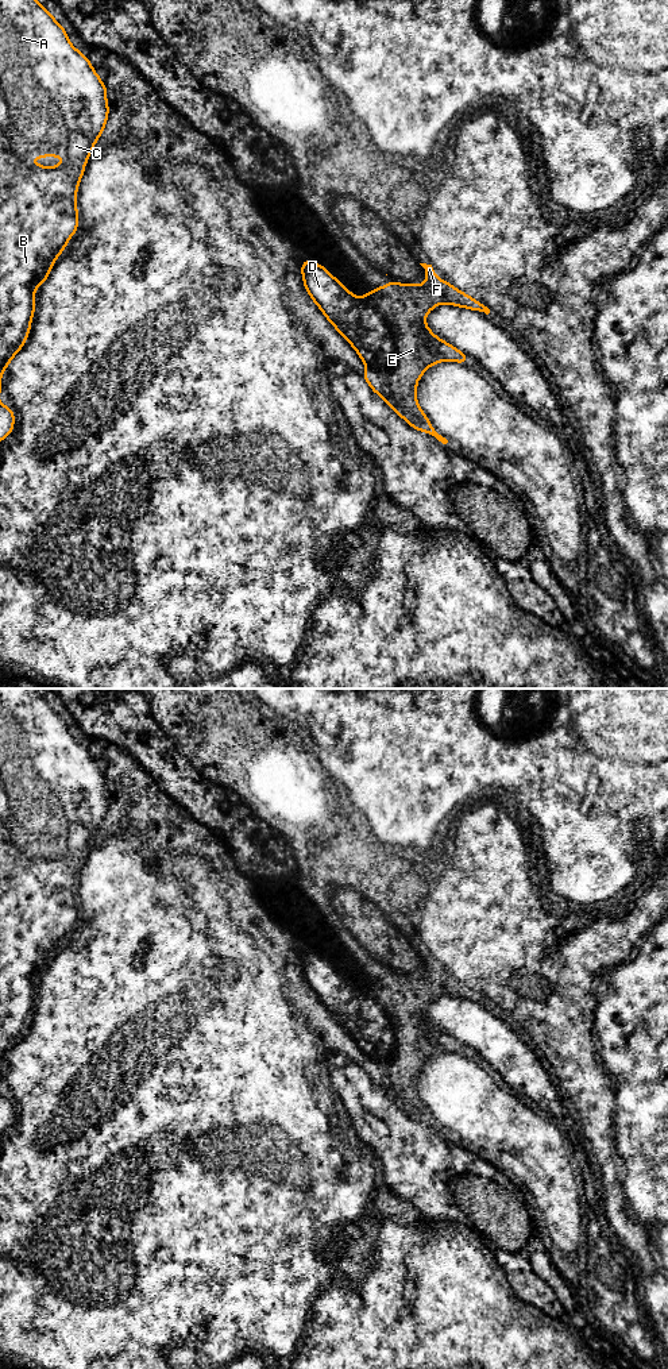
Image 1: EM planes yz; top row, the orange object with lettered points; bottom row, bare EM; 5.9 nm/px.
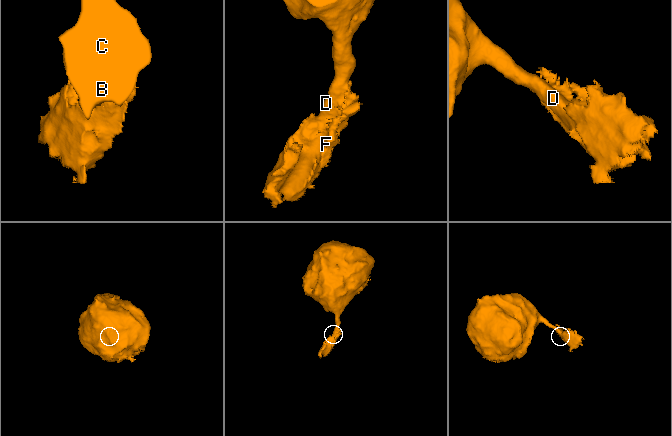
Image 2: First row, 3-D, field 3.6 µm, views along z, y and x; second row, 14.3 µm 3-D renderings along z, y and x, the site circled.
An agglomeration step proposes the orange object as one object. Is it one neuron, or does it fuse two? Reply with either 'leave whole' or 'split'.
leave whole

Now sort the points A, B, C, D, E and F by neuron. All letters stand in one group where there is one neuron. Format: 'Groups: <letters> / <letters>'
Groups: A B C D E F

